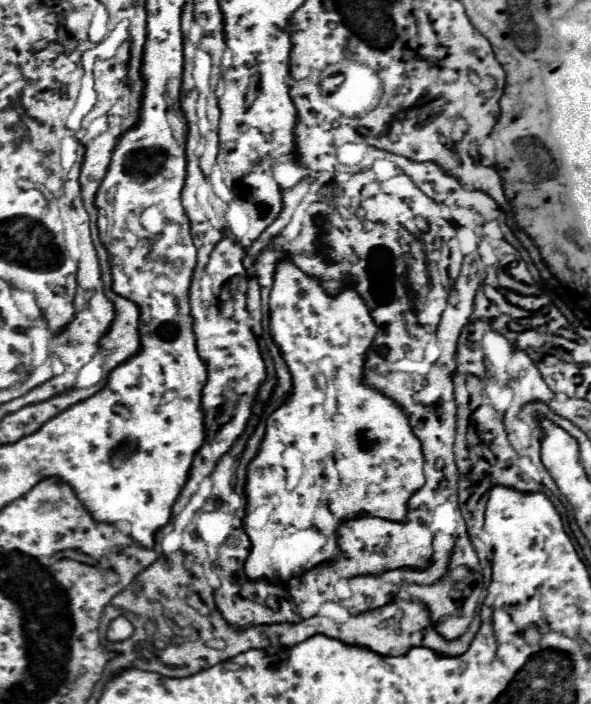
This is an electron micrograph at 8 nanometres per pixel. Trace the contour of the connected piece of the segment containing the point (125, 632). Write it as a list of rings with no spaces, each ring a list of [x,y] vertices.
[[[117,617],[117,619],[113,619],[113,623],[109,625],[109,631],[107,631],[107,639],[109,641],[113,641],[113,643],[117,643],[117,641],[125,641],[125,639],[129,639],[131,635],[133,635],[133,625],[125,619],[125,617]]]

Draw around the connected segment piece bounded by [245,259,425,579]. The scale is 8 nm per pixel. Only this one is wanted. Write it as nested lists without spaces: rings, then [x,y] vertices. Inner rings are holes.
[[[283,259],[277,261],[275,267],[275,281],[273,281],[273,289],[269,296],[270,323],[269,328],[271,337],[275,345],[279,347],[282,358],[285,359],[291,379],[293,379],[293,389],[287,395],[285,403],[279,405],[267,419],[267,431],[265,431],[265,439],[261,441],[261,451],[257,451],[257,459],[253,459],[253,463],[249,463],[247,467],[247,483],[245,483],[245,497],[247,497],[247,513],[255,511],[257,507],[267,507],[269,517],[263,529],[251,529],[249,537],[251,537],[251,555],[245,561],[245,573],[249,579],[269,579],[275,573],[275,565],[273,565],[273,555],[277,549],[283,549],[283,541],[295,541],[295,557],[297,557],[297,567],[299,571],[309,571],[329,559],[333,559],[333,555],[337,555],[337,523],[341,523],[341,519],[353,519],[353,515],[361,515],[361,511],[365,511],[365,515],[373,515],[379,519],[405,519],[405,507],[409,507],[409,495],[413,495],[413,491],[419,491],[425,485],[425,477],[423,477],[423,451],[421,451],[421,441],[413,435],[411,427],[409,427],[409,419],[407,415],[401,411],[401,407],[397,403],[393,403],[393,399],[389,399],[387,395],[383,395],[381,391],[377,391],[375,387],[365,385],[363,381],[363,367],[365,367],[365,355],[377,335],[377,325],[373,323],[369,309],[365,305],[365,301],[361,299],[361,295],[355,291],[353,285],[343,285],[343,289],[337,295],[327,295],[323,283],[319,277],[307,275],[303,273],[297,265],[293,265],[291,259]],[[309,531],[319,531],[321,537],[305,537],[309,535]]]

